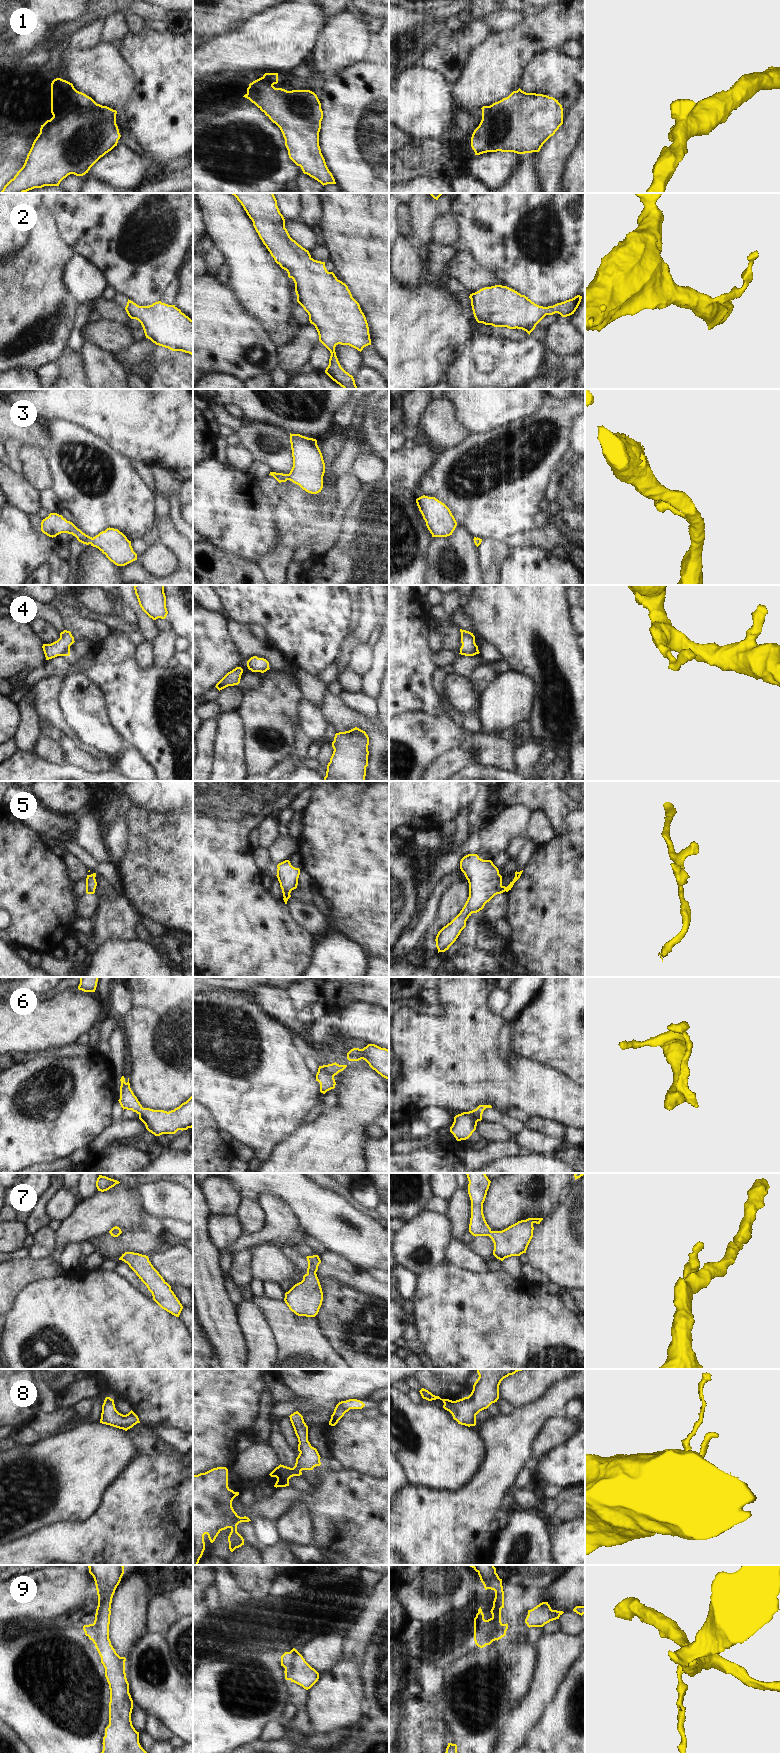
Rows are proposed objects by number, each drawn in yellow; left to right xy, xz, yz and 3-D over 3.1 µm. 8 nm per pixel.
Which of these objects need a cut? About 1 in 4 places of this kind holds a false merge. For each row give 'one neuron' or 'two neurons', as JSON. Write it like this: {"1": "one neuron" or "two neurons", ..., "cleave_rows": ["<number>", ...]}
{"1": "one neuron", "2": "one neuron", "3": "one neuron", "4": "one neuron", "5": "one neuron", "6": "one neuron", "7": "one neuron", "8": "one neuron", "9": "two neurons", "cleave_rows": ["9"]}

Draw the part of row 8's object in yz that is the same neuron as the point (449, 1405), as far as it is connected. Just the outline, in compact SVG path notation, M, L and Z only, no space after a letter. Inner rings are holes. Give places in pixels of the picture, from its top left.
M477 1369L479 1377L473 1385L471 1394L456 1401L441 1399L424 1388L419 1392L422 1398L428 1401L442 1400L443 1408L452 1414L458 1424L468 1427L475 1426L476 1415L499 1399L501 1381L522 1370L525 1369Z

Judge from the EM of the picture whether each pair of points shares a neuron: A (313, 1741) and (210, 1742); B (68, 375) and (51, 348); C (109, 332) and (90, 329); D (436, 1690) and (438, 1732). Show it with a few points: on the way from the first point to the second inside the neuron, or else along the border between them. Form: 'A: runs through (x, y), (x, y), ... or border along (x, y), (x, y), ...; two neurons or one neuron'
A: border along (257, 1738), (248, 1742); two neurons
B: border along (61, 355), (55, 360); two neurons
C: runs through (104, 332), (95, 332); one neuron
D: border along (422, 1687), (423, 1694), (436, 1707); two neurons

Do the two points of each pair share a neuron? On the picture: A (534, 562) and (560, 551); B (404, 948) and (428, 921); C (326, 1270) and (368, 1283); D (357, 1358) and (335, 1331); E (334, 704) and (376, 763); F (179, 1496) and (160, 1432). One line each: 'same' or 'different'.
A: different
B: same
C: same
D: same
E: same
F: different

